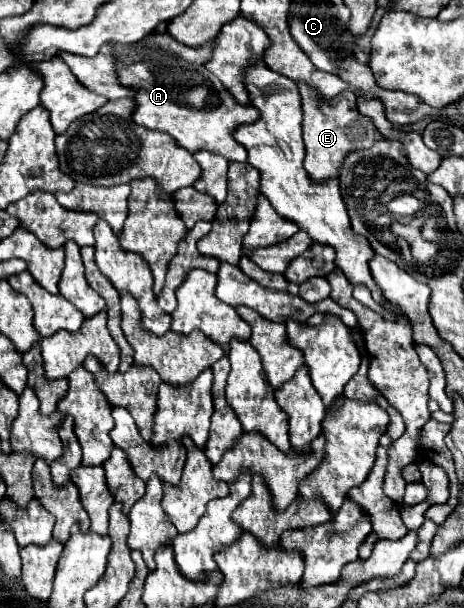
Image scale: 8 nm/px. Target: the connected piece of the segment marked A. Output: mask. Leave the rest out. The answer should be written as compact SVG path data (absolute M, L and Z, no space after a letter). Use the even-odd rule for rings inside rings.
M158 57L134 65L118 65L122 85L134 89L136 109L134 123L146 129L164 131L176 139L178 145L196 151L212 151L228 161L244 163L248 153L232 137L236 125L258 121L258 111L252 105L240 105L230 97L224 85L204 65L186 63L174 57Z

